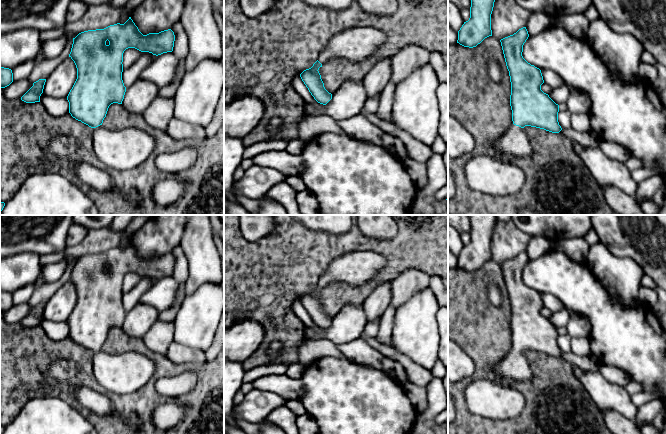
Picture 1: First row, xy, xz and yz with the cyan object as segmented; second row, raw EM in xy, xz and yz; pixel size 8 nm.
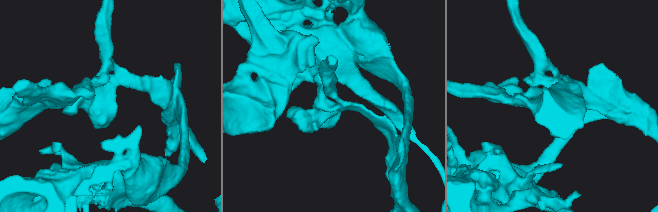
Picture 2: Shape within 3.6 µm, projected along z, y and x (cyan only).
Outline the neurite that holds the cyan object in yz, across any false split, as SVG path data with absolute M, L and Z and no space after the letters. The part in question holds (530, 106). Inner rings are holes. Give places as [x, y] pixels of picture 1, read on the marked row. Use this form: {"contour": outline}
{"contour": "M526 27L519 29L513 35L500 40L511 82L510 106L513 124L494 143L494 155L504 158L525 158L533 153L533 147L523 131L525 126L544 129L552 133L559 133L562 128L558 122L559 105L548 94L541 90L544 83L541 70L528 63L522 56L523 45L529 34Z"}

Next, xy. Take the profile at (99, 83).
{"contour": "M131 17L124 24L84 31L73 38L69 57L76 65L77 79L67 96L69 113L94 129L94 154L108 168L132 170L156 146L155 139L141 129L109 130L102 126L109 106L122 104L124 99L124 51L135 48L158 56L172 52L174 41L171 29L143 35Z"}

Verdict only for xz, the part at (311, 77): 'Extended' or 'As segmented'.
Extended

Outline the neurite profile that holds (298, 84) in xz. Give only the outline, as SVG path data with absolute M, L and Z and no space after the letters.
M294 76L292 83L294 89L301 95L306 104L317 105L317 101L311 95L300 76Z

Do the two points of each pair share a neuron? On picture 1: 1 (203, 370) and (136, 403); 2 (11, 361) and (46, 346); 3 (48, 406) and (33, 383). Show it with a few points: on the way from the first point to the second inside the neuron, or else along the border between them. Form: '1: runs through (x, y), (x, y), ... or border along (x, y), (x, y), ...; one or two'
1: runs through (185, 367), (164, 368), (151, 381), (150, 385); one
2: runs through (20, 356), (28, 351), (37, 350); one
3: border along (65, 401), (40, 396), (30, 399), (22, 409); two

